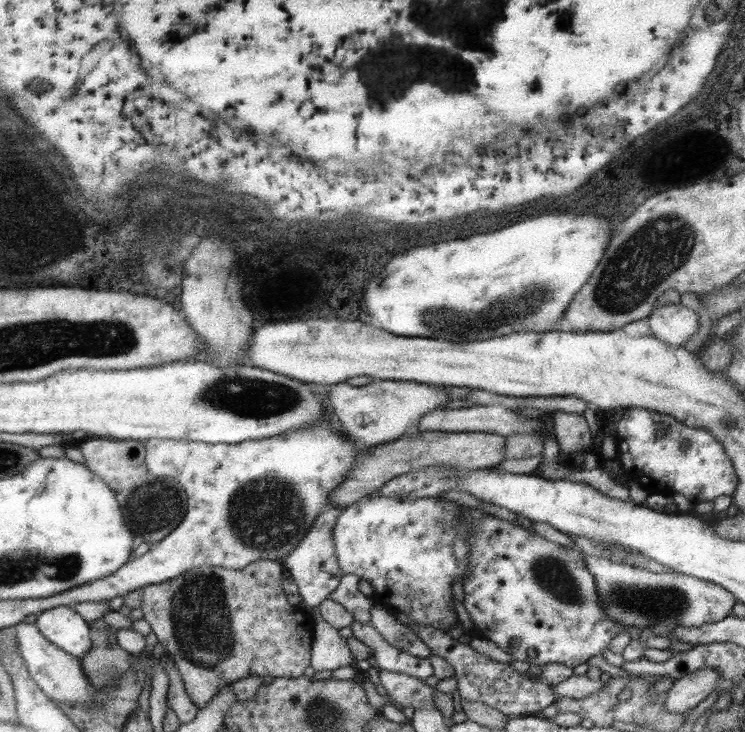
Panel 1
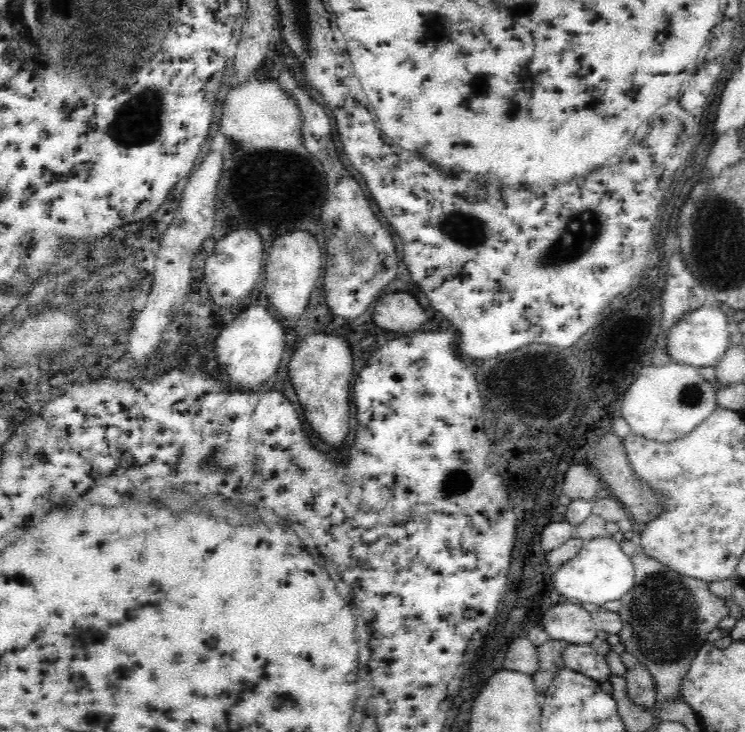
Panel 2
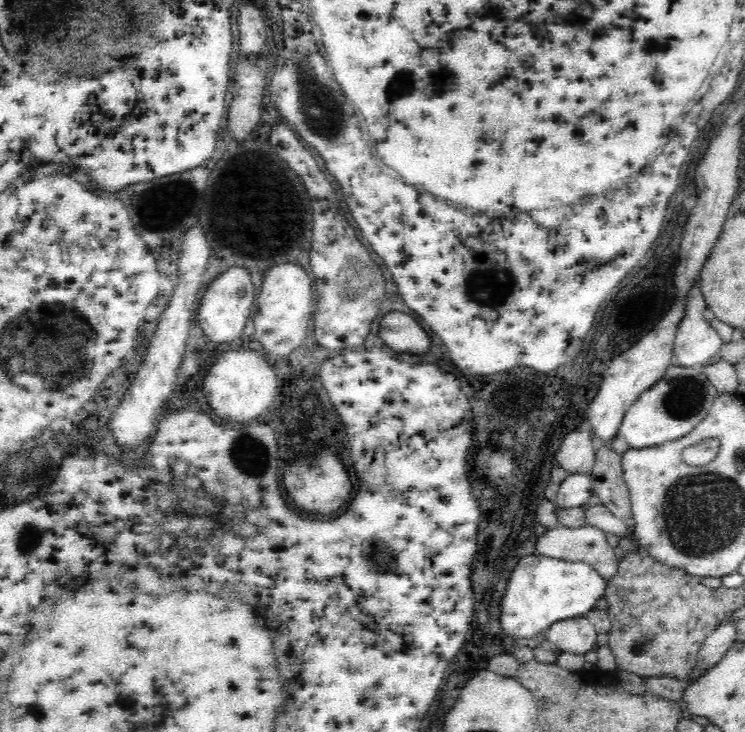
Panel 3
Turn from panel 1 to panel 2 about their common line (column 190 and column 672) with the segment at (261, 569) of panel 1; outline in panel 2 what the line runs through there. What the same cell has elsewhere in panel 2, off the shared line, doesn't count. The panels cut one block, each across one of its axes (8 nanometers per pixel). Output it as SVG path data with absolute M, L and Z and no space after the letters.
M623 539L619 545L632 561L635 575L633 588L619 598L621 607L618 613L622 626L618 635L621 643L625 646L625 652L633 654L638 663L646 666L647 671L651 676L654 676L656 684L655 707L658 708L662 702L678 697L681 692L680 684L682 684L688 668L691 667L698 648L707 642L708 634L720 624L720 620L729 616L729 610L725 599L710 593L708 583L698 578L682 576L658 560L650 558L637 539Z

